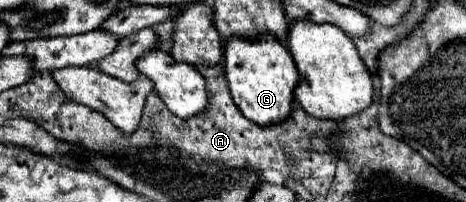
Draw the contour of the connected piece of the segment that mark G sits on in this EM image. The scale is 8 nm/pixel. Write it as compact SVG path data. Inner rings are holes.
M271 36L249 42L243 38L231 38L225 44L225 76L229 82L229 92L237 108L245 118L259 126L271 126L283 122L293 112L293 88L297 88L299 74L295 62L285 46Z

